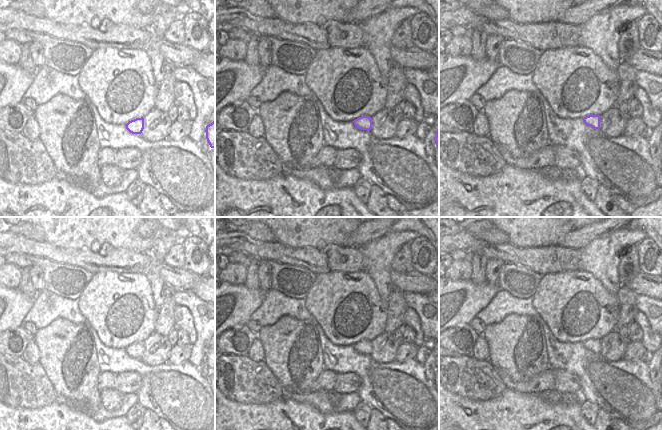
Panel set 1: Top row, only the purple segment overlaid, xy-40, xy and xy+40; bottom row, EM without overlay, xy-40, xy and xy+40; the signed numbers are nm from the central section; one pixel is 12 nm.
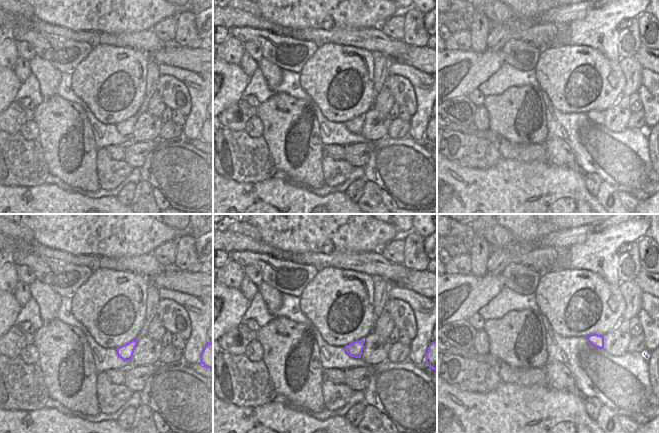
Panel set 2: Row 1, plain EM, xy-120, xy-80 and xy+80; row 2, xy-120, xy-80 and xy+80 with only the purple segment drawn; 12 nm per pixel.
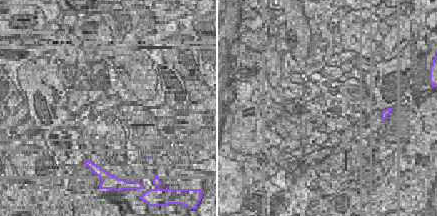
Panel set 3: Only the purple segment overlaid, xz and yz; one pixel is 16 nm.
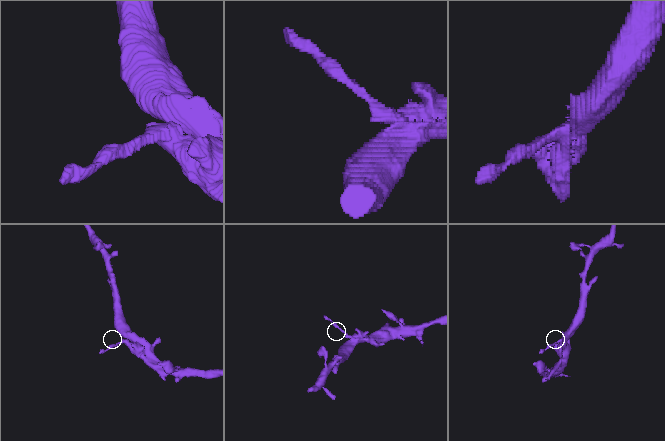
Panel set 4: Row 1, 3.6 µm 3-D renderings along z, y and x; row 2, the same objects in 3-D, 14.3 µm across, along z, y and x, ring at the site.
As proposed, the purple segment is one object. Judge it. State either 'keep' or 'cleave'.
cleave

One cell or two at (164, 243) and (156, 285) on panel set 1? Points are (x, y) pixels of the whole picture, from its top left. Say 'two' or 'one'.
one

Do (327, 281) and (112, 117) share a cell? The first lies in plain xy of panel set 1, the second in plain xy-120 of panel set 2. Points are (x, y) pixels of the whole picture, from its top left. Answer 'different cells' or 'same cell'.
same cell

